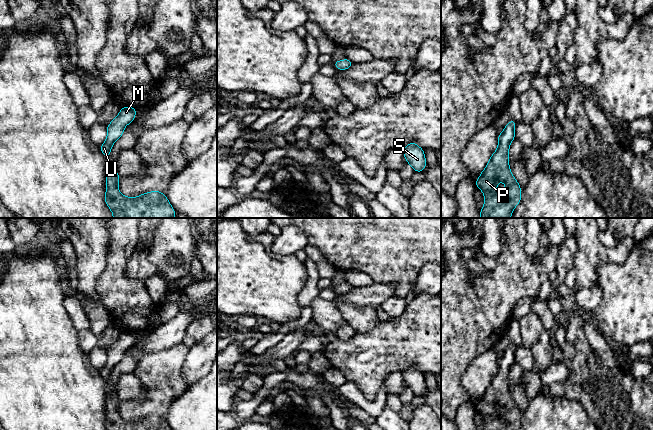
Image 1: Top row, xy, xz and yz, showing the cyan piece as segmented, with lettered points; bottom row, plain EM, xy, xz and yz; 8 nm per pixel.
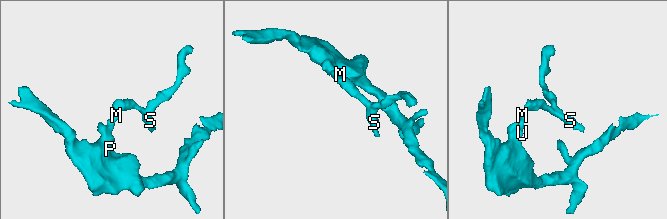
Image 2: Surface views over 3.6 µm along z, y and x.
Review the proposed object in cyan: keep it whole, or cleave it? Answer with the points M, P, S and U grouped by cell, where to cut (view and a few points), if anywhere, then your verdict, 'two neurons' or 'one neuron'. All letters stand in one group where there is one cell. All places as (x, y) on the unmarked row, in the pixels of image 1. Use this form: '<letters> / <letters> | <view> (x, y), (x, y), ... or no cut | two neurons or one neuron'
M P S U | no cut | one neuron

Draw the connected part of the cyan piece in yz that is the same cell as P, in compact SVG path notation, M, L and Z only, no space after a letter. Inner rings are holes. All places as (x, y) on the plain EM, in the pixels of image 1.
M510 343L503 356L498 358L498 371L475 406L484 418L484 430L517 430L521 425L521 410L509 390L509 371L515 363L516 349ZM498 406L506 408L504 415L496 415Z

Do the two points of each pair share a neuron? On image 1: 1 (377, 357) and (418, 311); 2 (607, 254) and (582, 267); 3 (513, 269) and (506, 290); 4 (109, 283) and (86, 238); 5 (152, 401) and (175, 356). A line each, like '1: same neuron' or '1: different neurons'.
1: same neuron
2: same neuron
3: same neuron
4: different neurons
5: same neuron

